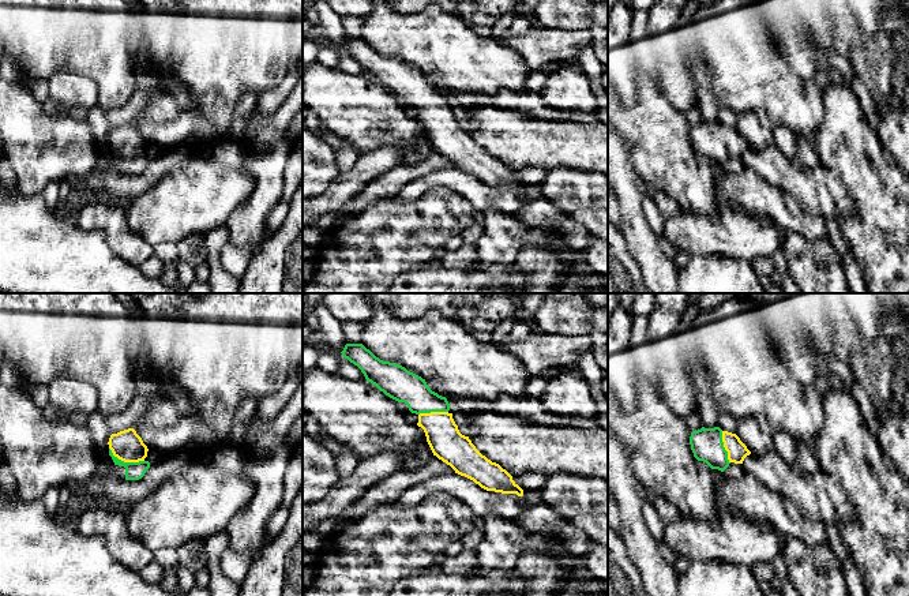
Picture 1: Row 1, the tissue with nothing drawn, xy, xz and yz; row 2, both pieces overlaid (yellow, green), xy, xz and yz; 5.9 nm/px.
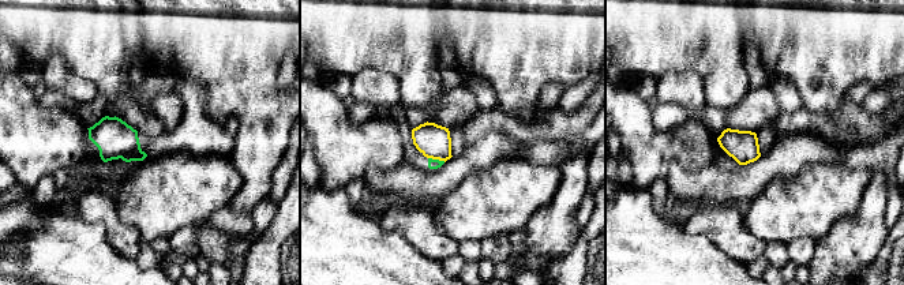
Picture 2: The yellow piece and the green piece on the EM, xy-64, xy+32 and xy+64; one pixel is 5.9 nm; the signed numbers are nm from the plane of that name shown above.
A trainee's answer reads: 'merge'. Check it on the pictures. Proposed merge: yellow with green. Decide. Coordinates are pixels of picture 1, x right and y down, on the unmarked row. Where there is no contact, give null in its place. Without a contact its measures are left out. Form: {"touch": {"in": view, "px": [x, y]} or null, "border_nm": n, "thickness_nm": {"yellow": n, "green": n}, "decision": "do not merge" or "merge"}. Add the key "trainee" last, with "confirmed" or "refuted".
{"touch": {"in": "xy", "px": [126, 156]}, "border_nm": 220, "thickness_nm": {"yellow": 180, "green": 110}, "decision": "merge", "trainee": "confirmed"}

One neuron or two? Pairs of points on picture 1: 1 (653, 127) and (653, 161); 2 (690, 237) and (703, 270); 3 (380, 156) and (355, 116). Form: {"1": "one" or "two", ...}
{"1": "one", "2": "two", "3": "two"}

